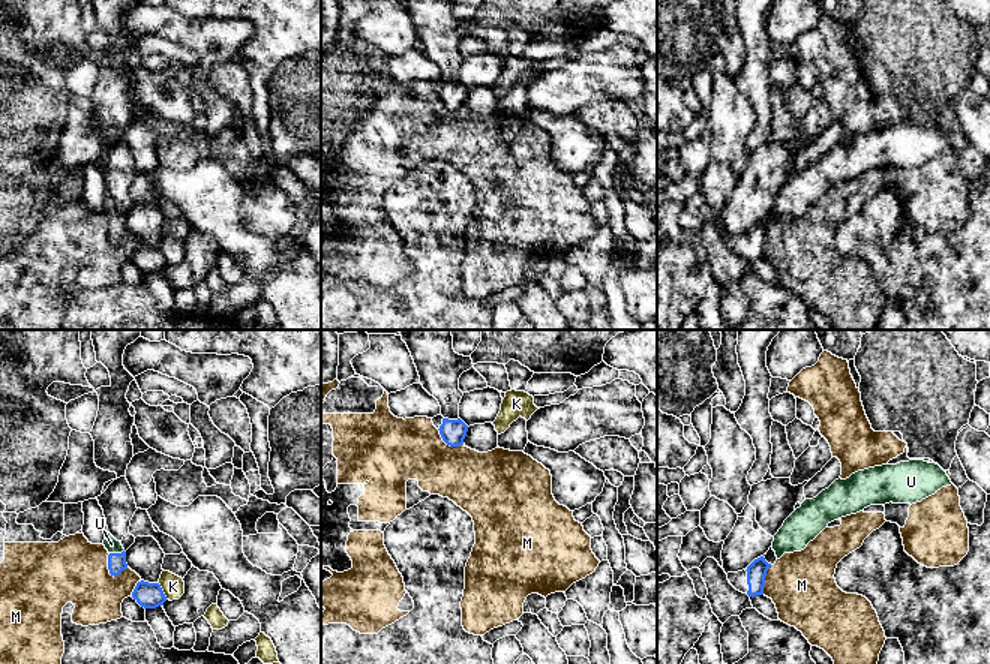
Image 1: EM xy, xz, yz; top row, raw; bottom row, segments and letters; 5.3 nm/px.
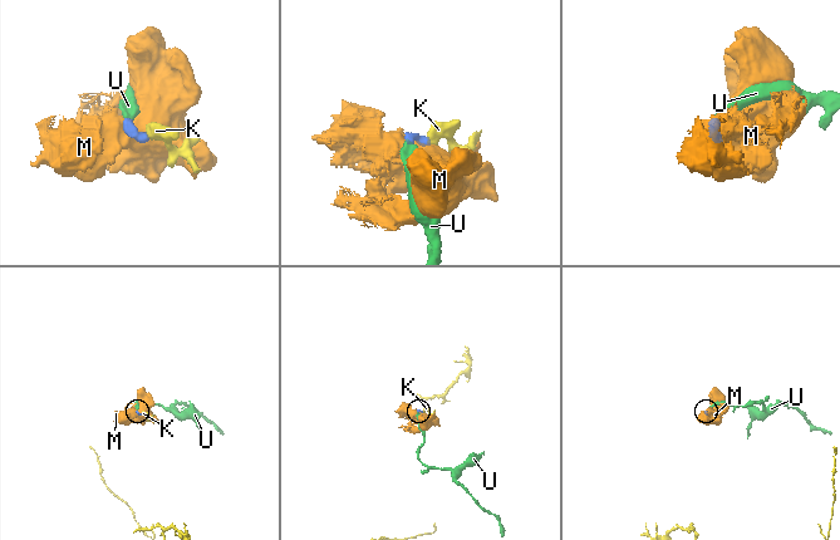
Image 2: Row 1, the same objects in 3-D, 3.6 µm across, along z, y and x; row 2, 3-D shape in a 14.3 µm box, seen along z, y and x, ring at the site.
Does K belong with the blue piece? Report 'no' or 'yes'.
no

